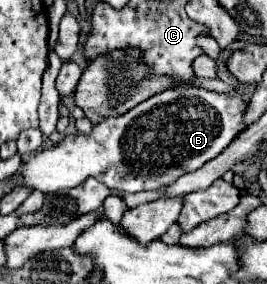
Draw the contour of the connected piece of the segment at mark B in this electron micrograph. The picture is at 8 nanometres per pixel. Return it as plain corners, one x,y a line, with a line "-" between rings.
199,87
167,89
139,103
123,117
109,117
107,121
101,121
99,125
95,125
91,135
73,133
67,135
53,149
37,153
35,157
23,163
23,183
45,193
55,193
61,189
71,189
75,185
81,185
87,177
95,177
97,181
105,183
109,189
117,189
125,193
159,189
163,185
171,185
175,177
179,179
181,175
191,173
201,165
205,165
207,161
211,161
213,157
217,157
243,129
241,127
243,111
245,111
245,101
229,93
213,93

